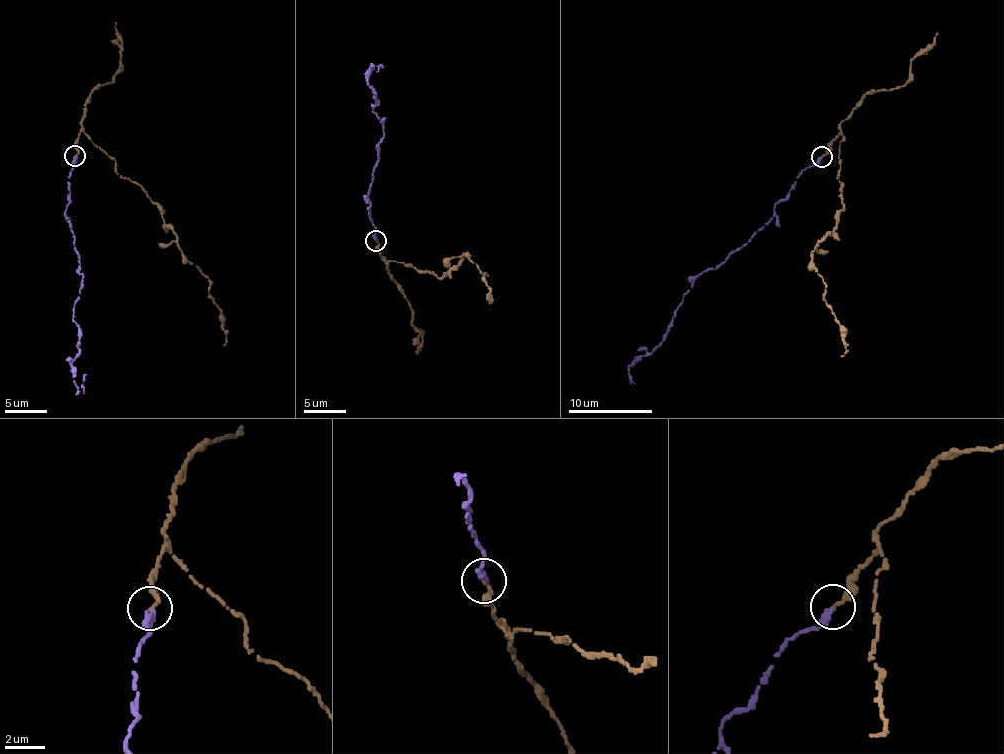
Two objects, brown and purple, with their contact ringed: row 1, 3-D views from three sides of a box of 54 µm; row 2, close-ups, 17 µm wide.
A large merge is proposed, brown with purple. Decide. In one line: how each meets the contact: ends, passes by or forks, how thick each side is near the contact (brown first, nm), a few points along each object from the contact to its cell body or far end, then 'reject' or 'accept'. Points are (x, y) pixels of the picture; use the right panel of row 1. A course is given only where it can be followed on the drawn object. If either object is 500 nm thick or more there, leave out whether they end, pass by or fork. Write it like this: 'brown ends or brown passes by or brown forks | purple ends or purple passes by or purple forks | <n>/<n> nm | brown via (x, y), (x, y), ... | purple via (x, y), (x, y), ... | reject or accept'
brown ends | purple ends | 190/360 nm | brown via (822, 157), (844, 136), (838, 159), (843, 210), (816, 245), (813, 264), (846, 348), (840, 357) | purple via (821, 157), (801, 171), (738, 249), (703, 271), (665, 338), (629, 376), (630, 365) | accept

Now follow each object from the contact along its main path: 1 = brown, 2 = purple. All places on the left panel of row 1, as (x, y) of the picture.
1: (74, 156), (79, 134), (84, 134), (116, 161), (118, 174), (155, 203), (184, 257), (209, 279), (224, 346)
2: (77, 156), (65, 209), (83, 276), (72, 316), (79, 346), (71, 368), (78, 386), (86, 375)

